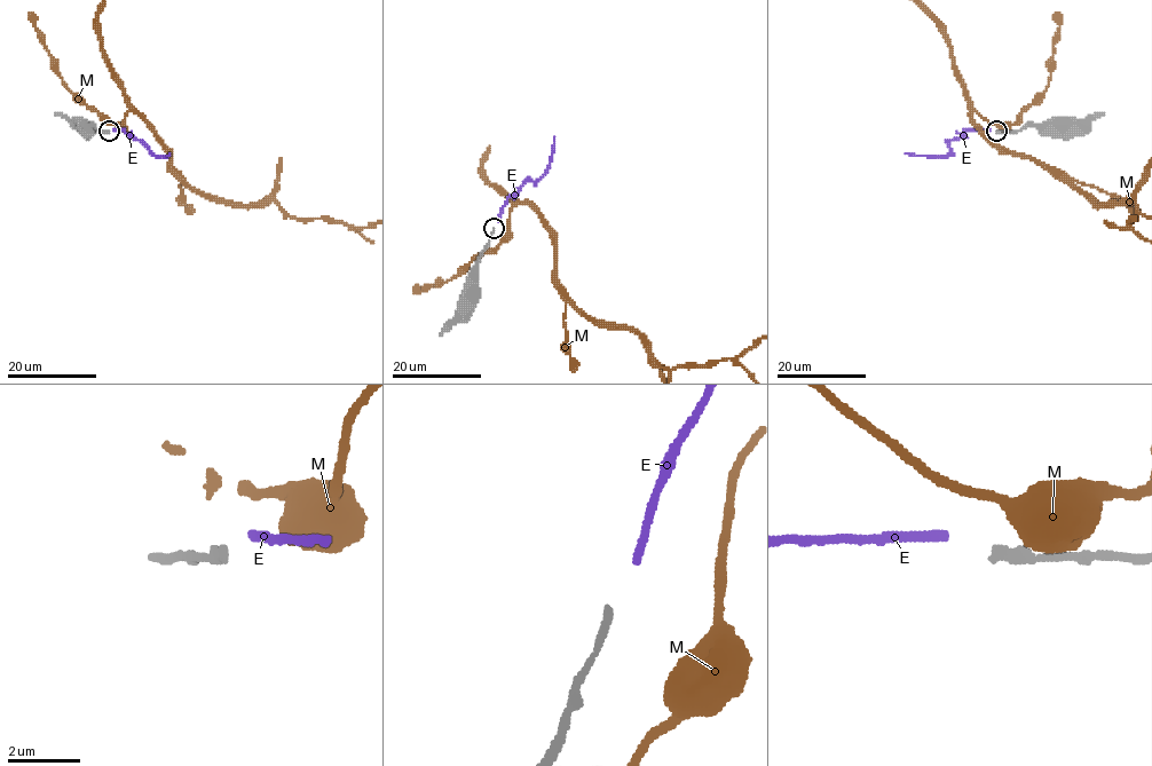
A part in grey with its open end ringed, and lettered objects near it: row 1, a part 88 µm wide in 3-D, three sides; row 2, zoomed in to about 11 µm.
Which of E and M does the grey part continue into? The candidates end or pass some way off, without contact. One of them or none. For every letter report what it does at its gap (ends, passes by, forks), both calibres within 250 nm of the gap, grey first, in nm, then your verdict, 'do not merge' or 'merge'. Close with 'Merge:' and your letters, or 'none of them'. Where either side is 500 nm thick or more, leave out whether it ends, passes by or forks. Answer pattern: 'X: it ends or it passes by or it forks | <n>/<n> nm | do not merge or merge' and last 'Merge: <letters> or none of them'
E: it ends | 280/220 nm | merge
M: 280/750 nm | do not merge
Merge: E

